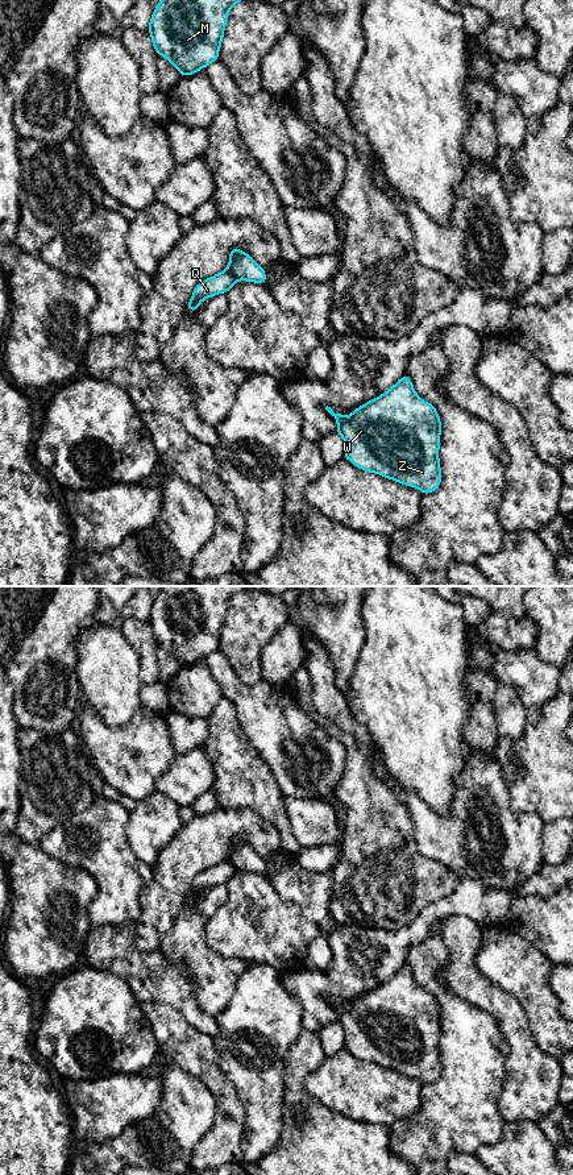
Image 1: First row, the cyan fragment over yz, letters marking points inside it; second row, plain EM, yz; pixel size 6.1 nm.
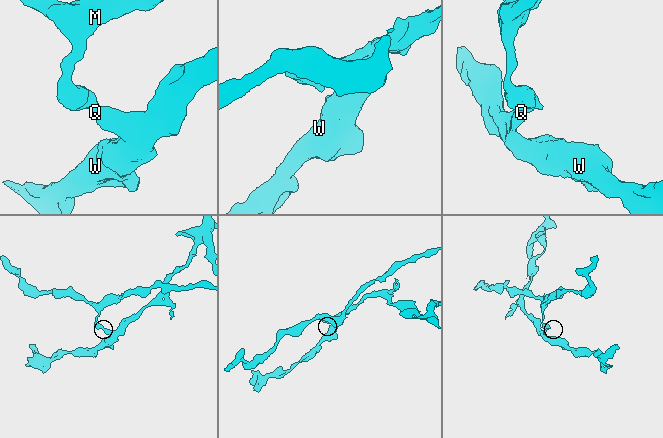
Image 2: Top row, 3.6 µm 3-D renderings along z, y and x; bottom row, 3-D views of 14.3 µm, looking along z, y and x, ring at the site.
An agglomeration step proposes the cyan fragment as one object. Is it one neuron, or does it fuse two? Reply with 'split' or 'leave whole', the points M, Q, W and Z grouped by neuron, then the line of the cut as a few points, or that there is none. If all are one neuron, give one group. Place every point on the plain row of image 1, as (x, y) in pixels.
split | M / Q W Z | yz (225, 859), (236, 870)

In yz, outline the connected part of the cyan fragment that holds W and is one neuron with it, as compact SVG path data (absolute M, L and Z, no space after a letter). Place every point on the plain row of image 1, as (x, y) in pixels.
M407 966L349 1006L335 1004L328 996L325 1000L336 1009L336 1022L344 1029L344 1049L356 1058L416 1078L423 1085L439 1079L443 1070L439 1050L441 1010L435 996L416 984Z

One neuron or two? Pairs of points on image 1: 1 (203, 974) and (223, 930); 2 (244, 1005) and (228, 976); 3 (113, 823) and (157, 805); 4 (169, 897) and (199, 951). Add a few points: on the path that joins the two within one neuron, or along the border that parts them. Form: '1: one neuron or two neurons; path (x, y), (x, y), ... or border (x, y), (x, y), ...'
1: two neurons; border (207, 920), (206, 942), (221, 955), (243, 960)
2: two neurons; border (250, 963), (240, 976), (229, 1003), (219, 1013)
3: two neurons; border (131, 813), (128, 823), (129, 847)
4: two neurons; border (186, 896), (173, 926), (161, 938)

